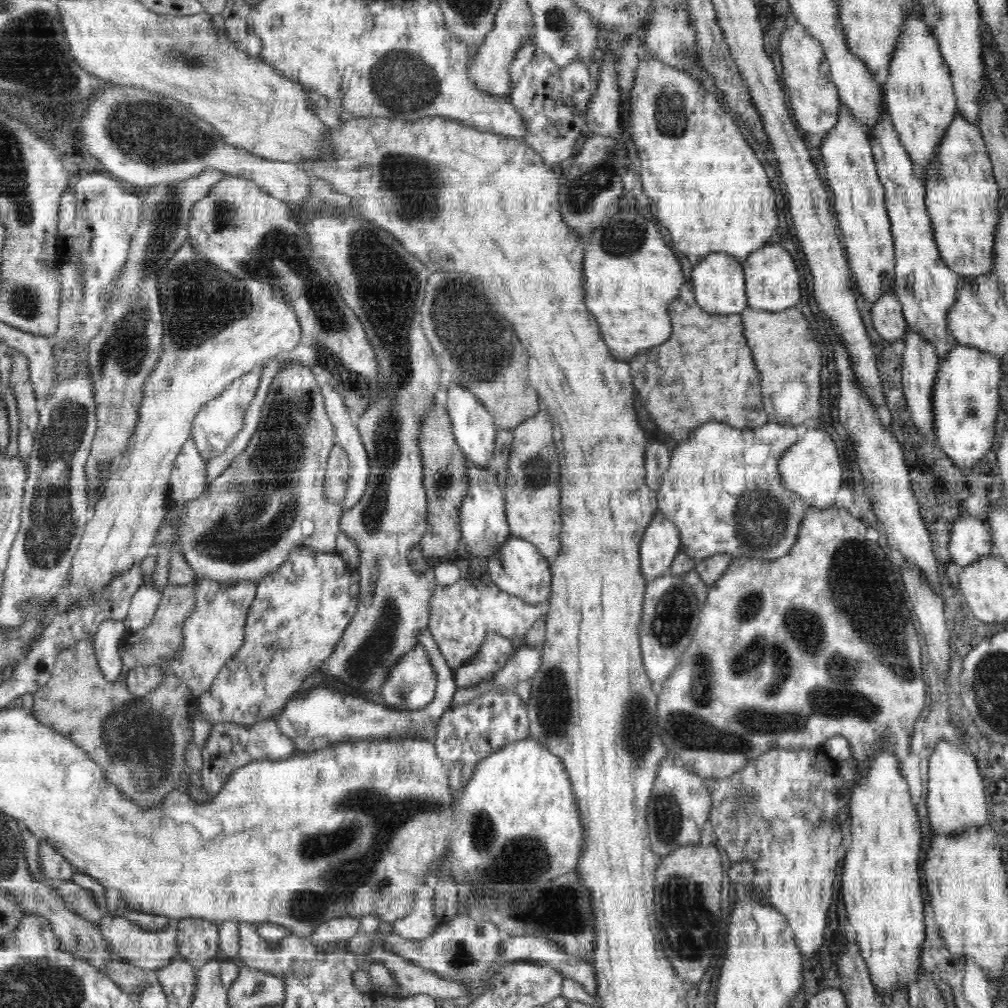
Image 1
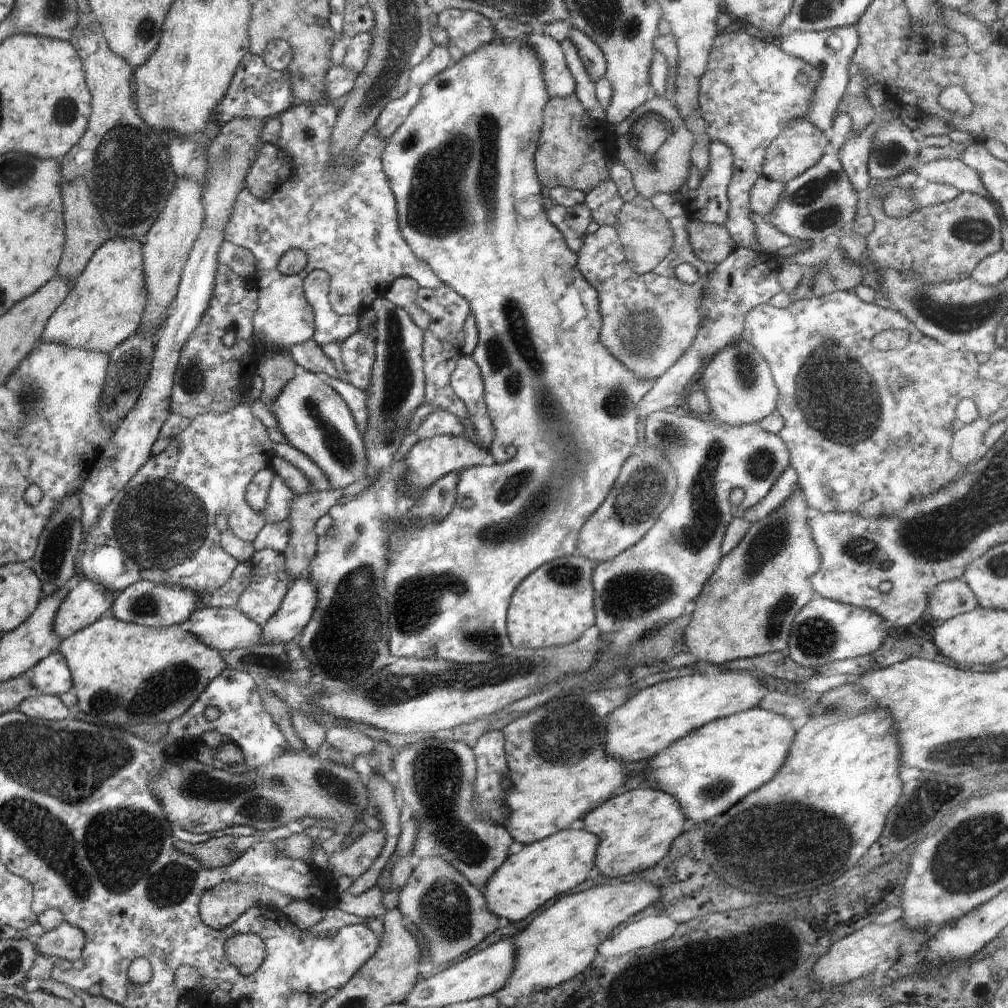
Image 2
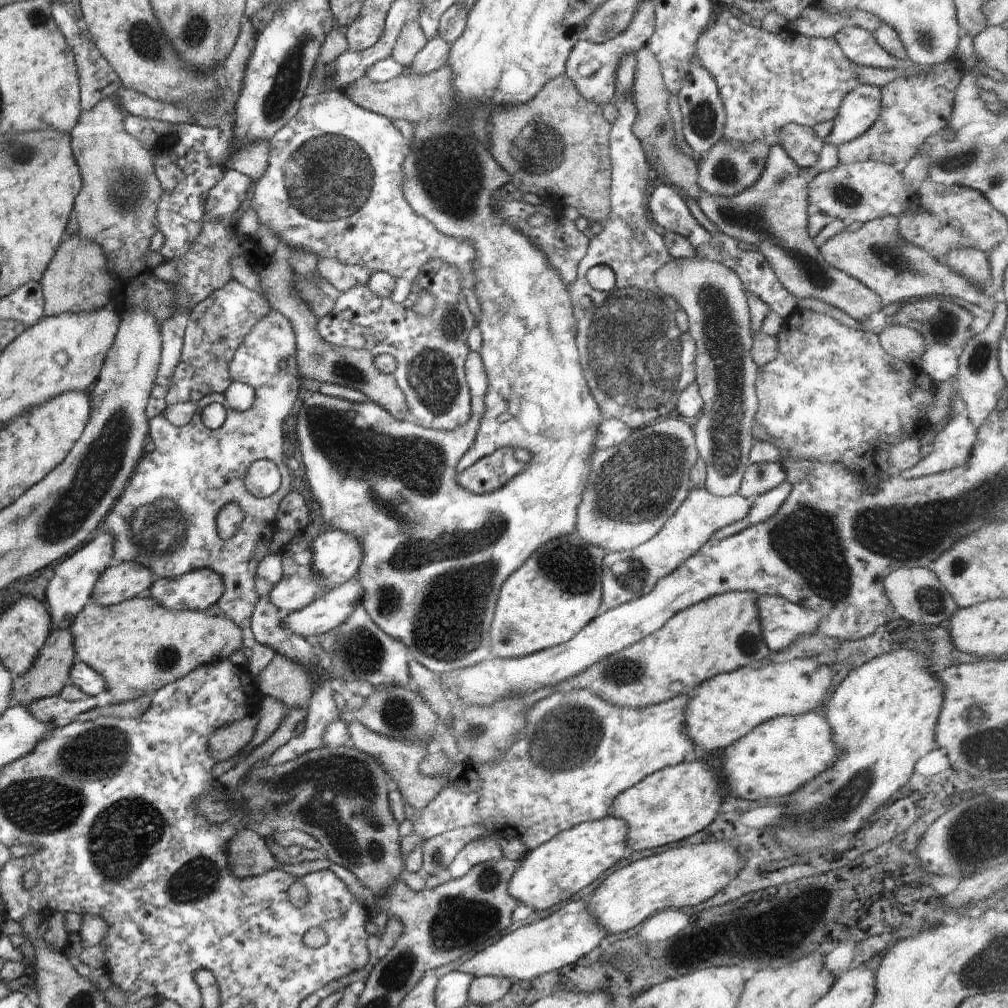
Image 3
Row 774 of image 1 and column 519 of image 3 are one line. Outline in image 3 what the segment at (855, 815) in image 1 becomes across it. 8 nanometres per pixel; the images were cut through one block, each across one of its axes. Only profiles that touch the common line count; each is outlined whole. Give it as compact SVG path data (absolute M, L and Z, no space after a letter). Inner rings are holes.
M612 814L559 832L521 858L519 867L509 880L508 894L538 912L566 902L623 857L624 851L628 850L627 834L627 822Z

